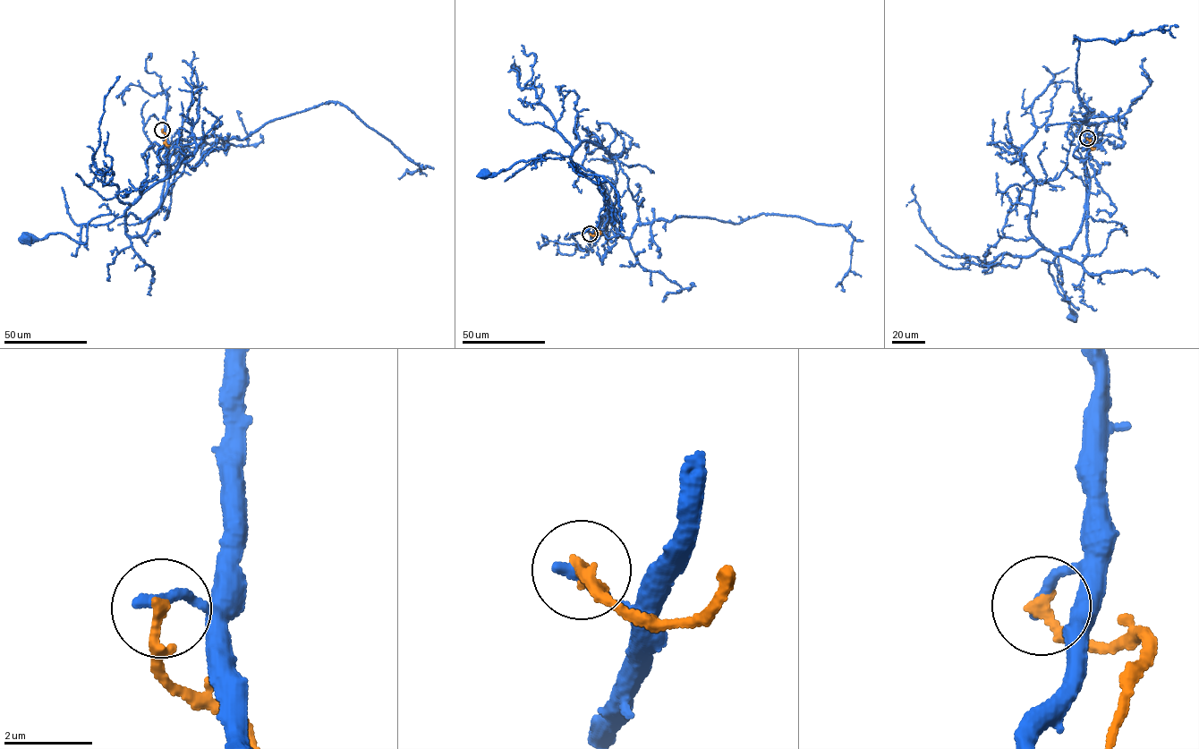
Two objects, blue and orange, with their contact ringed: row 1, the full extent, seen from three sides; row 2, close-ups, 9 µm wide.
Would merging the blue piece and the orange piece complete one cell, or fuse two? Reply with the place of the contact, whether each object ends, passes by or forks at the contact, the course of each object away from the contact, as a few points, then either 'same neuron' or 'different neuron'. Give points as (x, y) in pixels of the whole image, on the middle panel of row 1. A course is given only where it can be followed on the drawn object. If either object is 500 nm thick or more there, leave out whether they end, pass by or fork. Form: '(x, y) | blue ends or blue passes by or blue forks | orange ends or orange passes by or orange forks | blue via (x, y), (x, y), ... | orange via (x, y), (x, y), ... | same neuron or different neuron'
(590, 234) | blue ends | orange ends | blue via (590, 234), (599, 227), (608, 198), (599, 184), (579, 174), (569, 157), (546, 152), (497, 173), (484, 173) | orange via (590, 234), (594, 235), (599, 231), (600, 234) | different neuron

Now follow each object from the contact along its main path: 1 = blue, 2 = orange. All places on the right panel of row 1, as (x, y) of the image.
1: (1087, 138), (1088, 251), (1081, 263), (1058, 255), (1048, 268), (1062, 300), (1072, 310), (1071, 317)
2: (1087, 138), (1091, 140), (1092, 149), (1095, 148)

